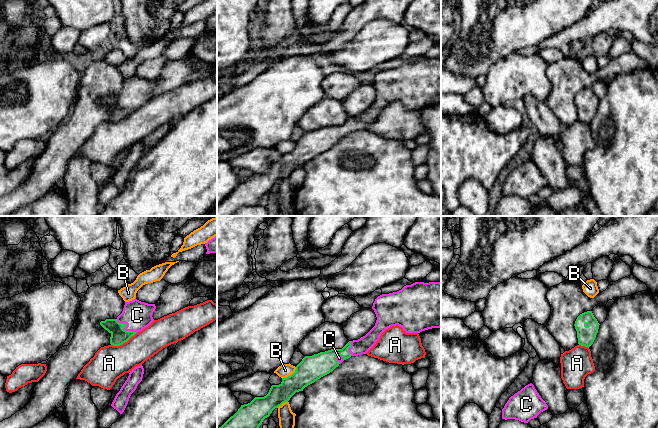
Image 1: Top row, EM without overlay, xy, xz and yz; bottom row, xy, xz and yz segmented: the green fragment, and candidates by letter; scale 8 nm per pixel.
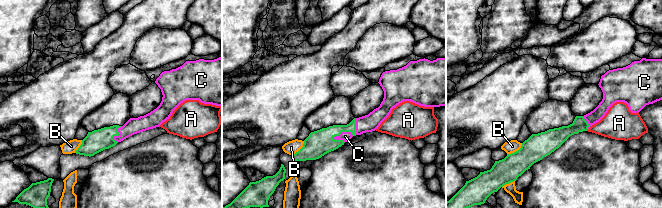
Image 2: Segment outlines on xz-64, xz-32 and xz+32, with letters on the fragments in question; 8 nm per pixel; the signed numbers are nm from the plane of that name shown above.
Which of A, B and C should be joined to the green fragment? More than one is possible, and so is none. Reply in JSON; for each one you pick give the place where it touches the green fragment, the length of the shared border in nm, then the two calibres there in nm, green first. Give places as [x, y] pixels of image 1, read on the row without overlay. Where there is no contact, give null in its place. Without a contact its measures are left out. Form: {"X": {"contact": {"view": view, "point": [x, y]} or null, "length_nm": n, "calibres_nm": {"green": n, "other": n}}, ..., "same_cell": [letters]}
{"C": {"contact": {"view": "xy", "point": [125, 102]}, "length_nm": 200, "calibres_nm": {"green": 130, "other": 220}}, "same_cell": ["C"]}

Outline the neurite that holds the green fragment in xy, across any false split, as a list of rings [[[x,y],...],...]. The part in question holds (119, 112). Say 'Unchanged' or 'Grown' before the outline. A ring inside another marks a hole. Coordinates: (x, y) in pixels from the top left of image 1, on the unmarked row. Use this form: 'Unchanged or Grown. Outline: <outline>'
Grown. Outline: [[[135,74],[125,78],[122,89],[116,95],[106,95],[100,101],[111,110],[110,120],[120,122],[154,97],[152,91],[155,85],[155,80]]]

